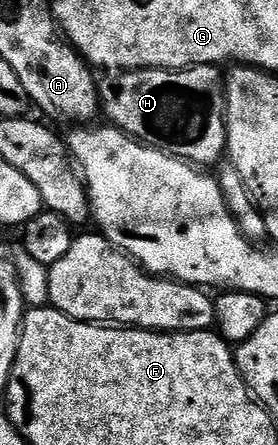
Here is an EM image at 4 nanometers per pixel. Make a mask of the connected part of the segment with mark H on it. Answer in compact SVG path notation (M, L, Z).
M220 66L186 67L183 71L146 69L143 71L119 71L104 76L99 83L100 110L108 122L125 132L130 139L154 147L176 159L183 159L201 169L220 164L226 154L225 142L225 80Z

